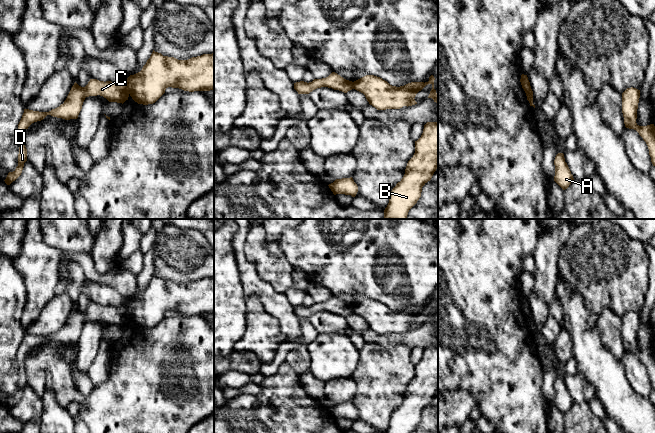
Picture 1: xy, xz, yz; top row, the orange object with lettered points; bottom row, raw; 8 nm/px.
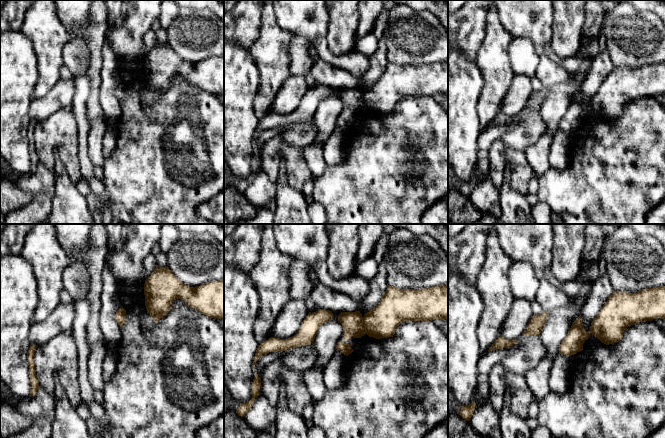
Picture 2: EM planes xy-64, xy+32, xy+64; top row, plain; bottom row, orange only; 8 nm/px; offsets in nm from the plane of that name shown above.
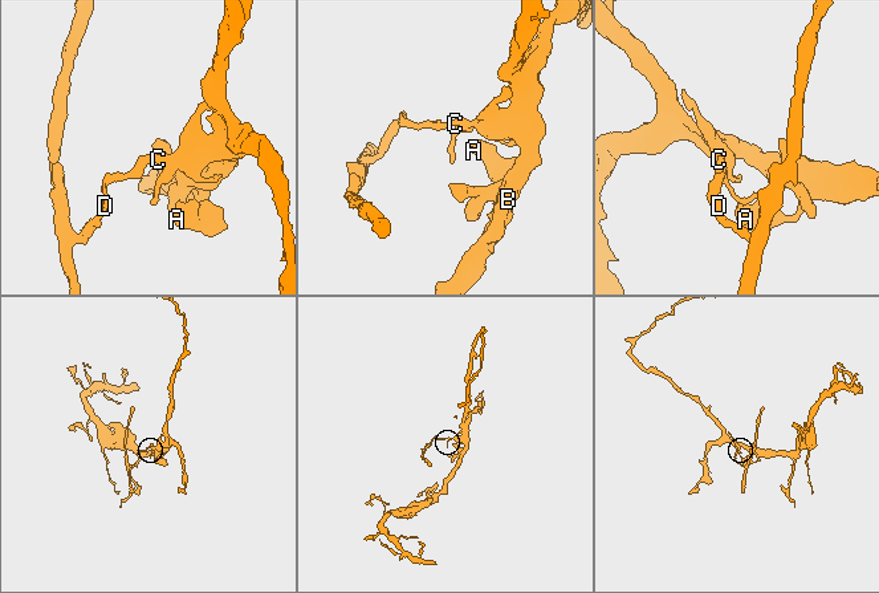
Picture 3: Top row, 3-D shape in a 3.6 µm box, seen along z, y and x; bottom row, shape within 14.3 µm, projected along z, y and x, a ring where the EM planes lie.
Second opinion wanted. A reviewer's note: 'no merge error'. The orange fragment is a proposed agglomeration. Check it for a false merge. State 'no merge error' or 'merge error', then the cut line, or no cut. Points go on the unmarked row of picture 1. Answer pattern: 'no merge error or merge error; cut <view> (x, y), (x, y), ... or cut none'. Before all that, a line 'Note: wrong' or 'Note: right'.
Note: wrong
merge error; cut xy (126, 304), (129, 317)

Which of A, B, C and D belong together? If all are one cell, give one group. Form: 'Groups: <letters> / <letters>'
Groups: A B / C D

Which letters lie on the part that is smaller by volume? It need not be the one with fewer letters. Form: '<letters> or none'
C, D

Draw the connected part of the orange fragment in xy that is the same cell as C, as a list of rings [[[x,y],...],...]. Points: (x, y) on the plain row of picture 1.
[[[90,303],[85,311],[79,310],[76,306],[72,310],[66,324],[59,331],[49,336],[39,336],[24,333],[22,342],[18,348],[17,362],[21,365],[18,378],[18,390],[13,396],[9,396],[4,404],[7,409],[15,405],[22,397],[24,387],[27,385],[27,373],[23,367],[25,355],[37,345],[43,344],[47,339],[62,342],[65,344],[77,343],[82,333],[83,326],[89,320],[103,320],[109,326],[124,327],[129,321],[127,304],[121,306],[99,305]]]

